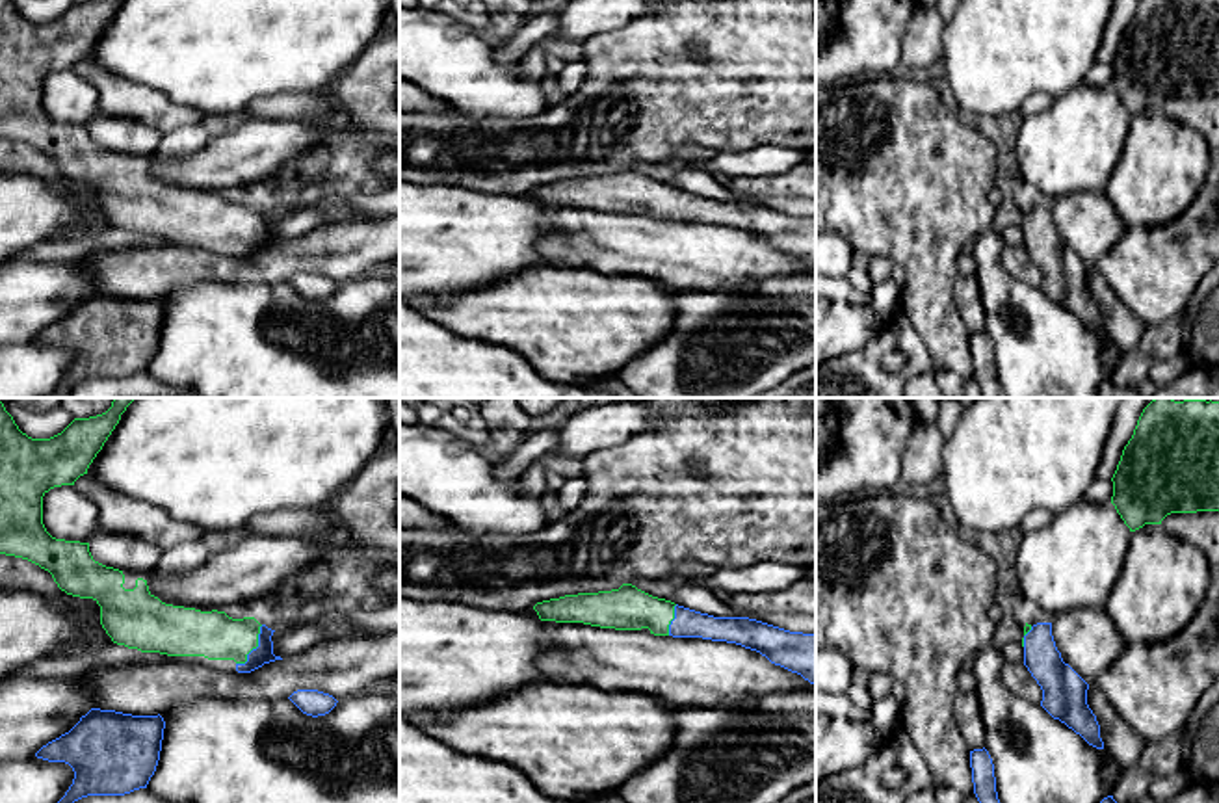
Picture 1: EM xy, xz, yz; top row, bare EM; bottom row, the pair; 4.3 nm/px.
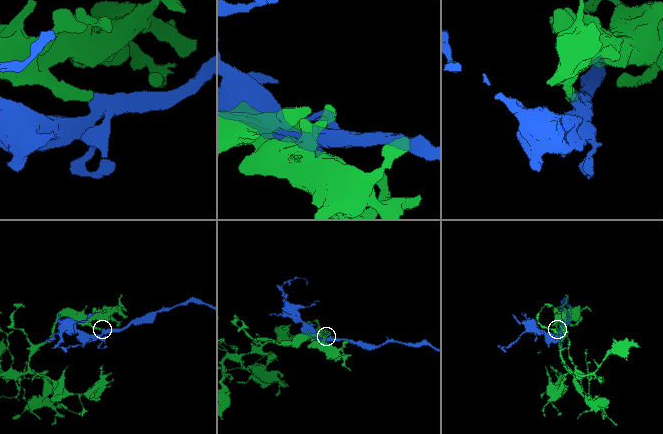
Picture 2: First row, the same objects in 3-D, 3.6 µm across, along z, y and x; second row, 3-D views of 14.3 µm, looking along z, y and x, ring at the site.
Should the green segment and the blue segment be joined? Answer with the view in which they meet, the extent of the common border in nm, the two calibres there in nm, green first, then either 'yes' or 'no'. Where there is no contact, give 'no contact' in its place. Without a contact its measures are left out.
xy | 200 nm | 200/80 nm | yes

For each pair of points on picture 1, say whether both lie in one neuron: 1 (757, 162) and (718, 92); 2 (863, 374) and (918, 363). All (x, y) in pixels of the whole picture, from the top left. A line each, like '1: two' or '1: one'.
1: two
2: one

